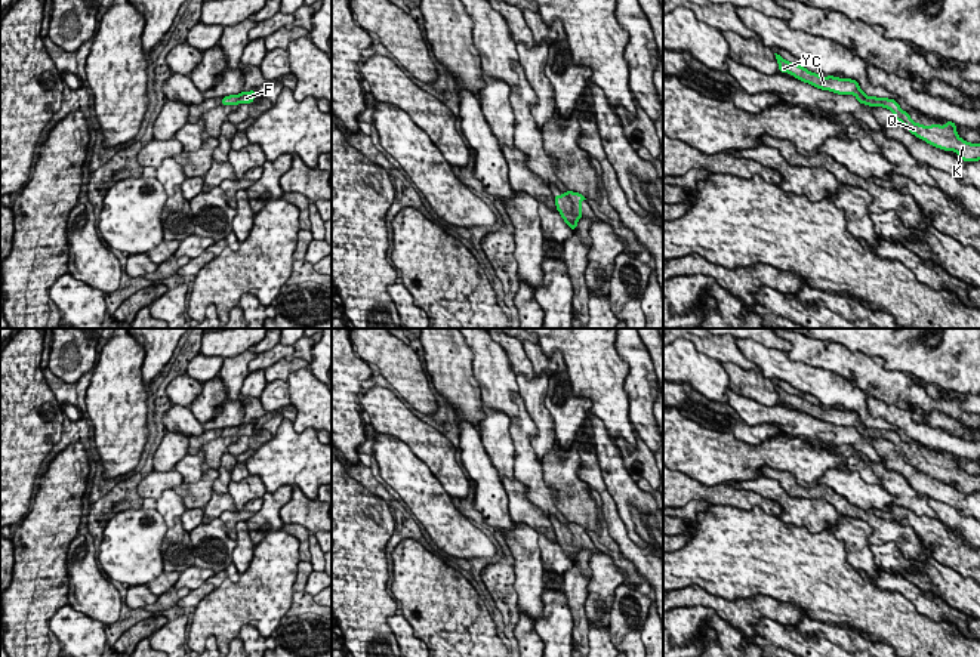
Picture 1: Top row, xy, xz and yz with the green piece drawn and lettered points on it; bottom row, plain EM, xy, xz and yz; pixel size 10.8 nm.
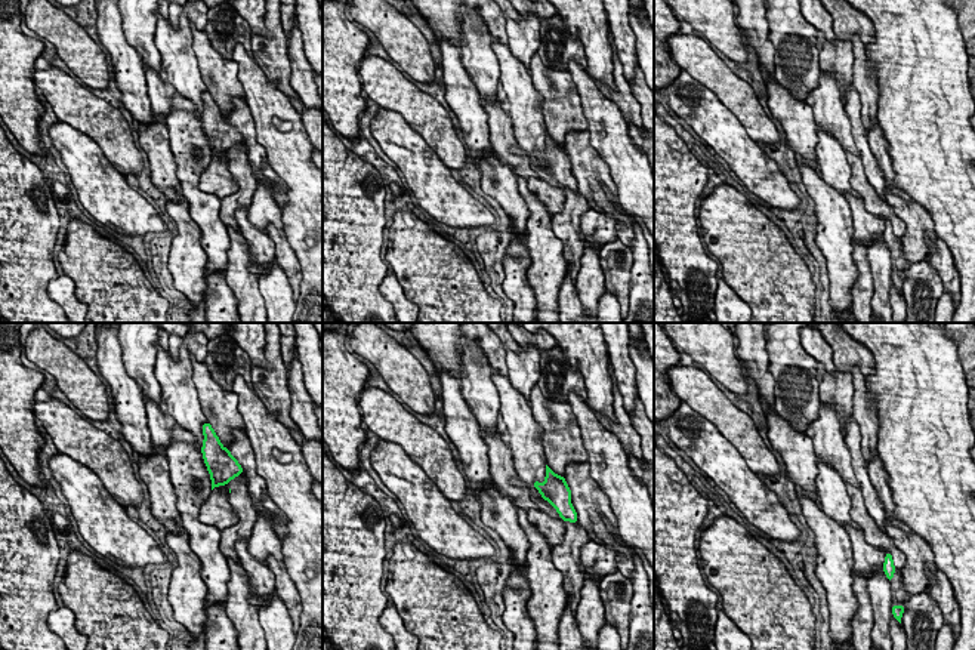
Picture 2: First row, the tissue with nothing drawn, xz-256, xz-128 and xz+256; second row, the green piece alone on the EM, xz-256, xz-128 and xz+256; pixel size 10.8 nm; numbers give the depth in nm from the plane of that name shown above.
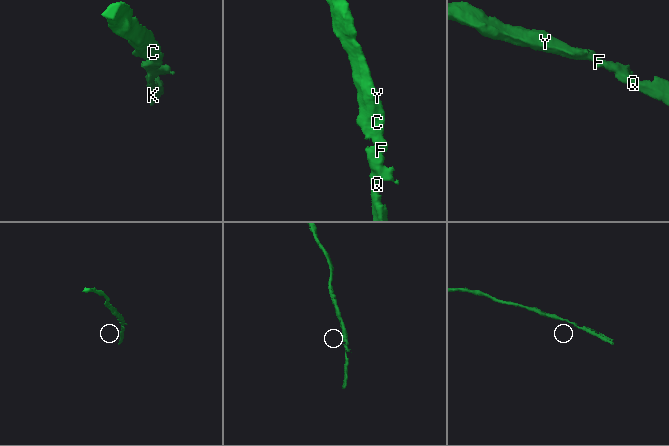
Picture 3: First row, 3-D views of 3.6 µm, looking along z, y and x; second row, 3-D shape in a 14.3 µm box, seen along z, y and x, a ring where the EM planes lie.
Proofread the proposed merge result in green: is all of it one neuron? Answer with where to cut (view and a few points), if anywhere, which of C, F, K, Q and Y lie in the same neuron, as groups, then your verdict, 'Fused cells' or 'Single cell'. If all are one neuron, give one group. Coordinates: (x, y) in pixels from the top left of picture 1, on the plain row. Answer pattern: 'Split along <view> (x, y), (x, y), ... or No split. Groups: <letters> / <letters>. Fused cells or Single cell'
No split. Groups: C F K Q Y. Single cell

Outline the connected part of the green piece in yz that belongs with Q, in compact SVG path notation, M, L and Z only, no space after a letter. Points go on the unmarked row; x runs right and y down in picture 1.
M774 385L774 386L776 386L776 391L779 394L779 401L782 404L789 404L795 410L805 413L805 414L817 419L817 420L822 420L822 422L830 422L830 423L838 425L838 426L854 426L857 429L857 432L863 437L866 435L869 438L884 438L884 439L893 442L894 450L897 453L900 453L902 456L905 456L912 466L915 466L919 471L928 474L930 476L940 479L940 481L944 481L944 482L955 482L961 488L961 491L964 491L964 493L980 491L980 475L970 475L970 474L961 471L956 465L956 456L955 454L946 453L946 456L943 459L940 456L931 456L931 457L927 459L924 456L913 454L909 444L905 444L894 431L866 428L865 423L859 419L859 414L856 411L838 410L838 408L833 408L833 407L822 408L819 405L814 405L814 404L805 401L804 398L801 398L798 395L792 395L792 394L785 392L777 385Z

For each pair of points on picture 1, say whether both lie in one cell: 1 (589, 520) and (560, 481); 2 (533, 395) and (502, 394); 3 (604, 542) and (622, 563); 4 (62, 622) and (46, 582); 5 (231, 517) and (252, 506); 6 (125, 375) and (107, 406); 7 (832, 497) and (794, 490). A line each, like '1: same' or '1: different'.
1: same
2: different
3: same
4: different
5: same
6: same
7: same

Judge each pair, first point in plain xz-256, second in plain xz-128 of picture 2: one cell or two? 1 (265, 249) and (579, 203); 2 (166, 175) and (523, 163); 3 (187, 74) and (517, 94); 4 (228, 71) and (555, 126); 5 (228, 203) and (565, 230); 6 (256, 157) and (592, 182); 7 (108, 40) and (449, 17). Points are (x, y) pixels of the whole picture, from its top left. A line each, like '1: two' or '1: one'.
1: two
2: two
3: one
4: one
5: one
6: one
7: two

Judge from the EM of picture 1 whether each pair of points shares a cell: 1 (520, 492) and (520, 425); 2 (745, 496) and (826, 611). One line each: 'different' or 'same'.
1: different
2: different

